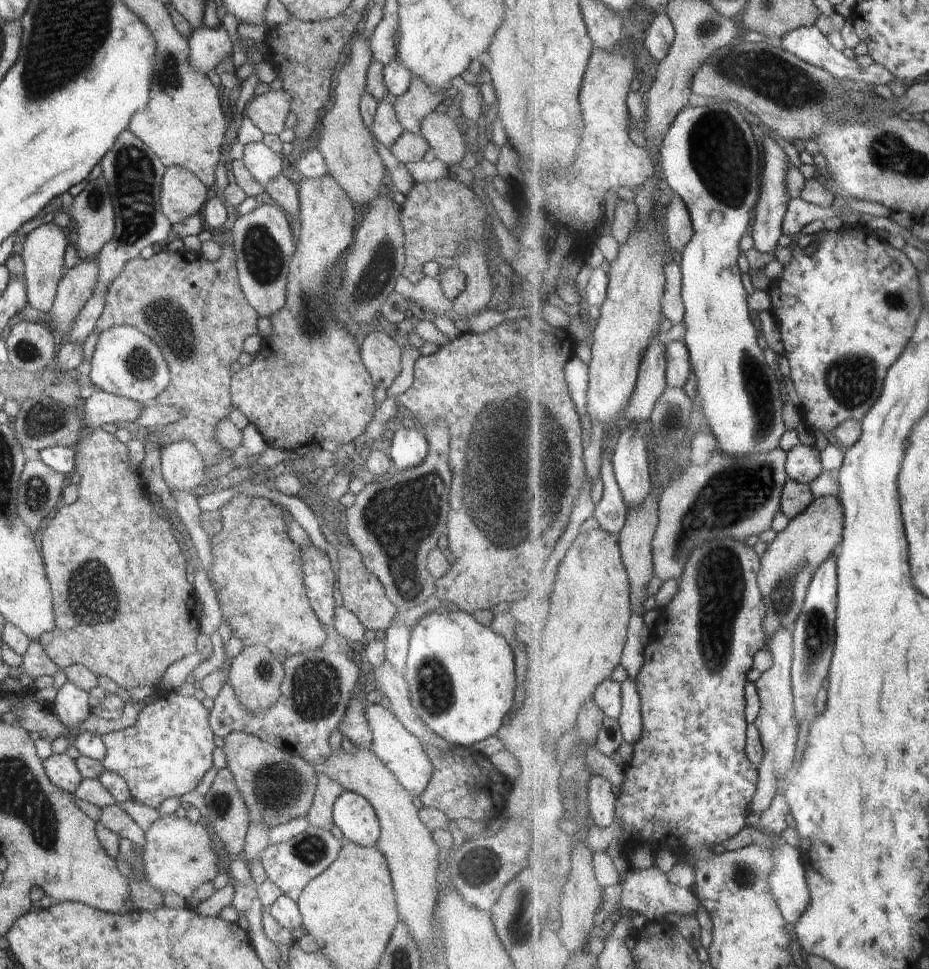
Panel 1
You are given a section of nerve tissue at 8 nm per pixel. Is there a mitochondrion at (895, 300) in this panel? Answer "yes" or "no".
yes

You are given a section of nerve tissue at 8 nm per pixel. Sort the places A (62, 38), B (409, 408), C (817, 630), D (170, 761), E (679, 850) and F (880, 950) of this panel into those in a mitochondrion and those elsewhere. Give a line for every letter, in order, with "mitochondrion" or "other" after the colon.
A: mitochondrion
B: other
C: mitochondrion
D: other
E: other
F: other

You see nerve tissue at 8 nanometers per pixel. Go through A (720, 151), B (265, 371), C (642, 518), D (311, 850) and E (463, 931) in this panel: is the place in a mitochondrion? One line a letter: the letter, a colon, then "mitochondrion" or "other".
A: mitochondrion
B: other
C: other
D: mitochondrion
E: other

